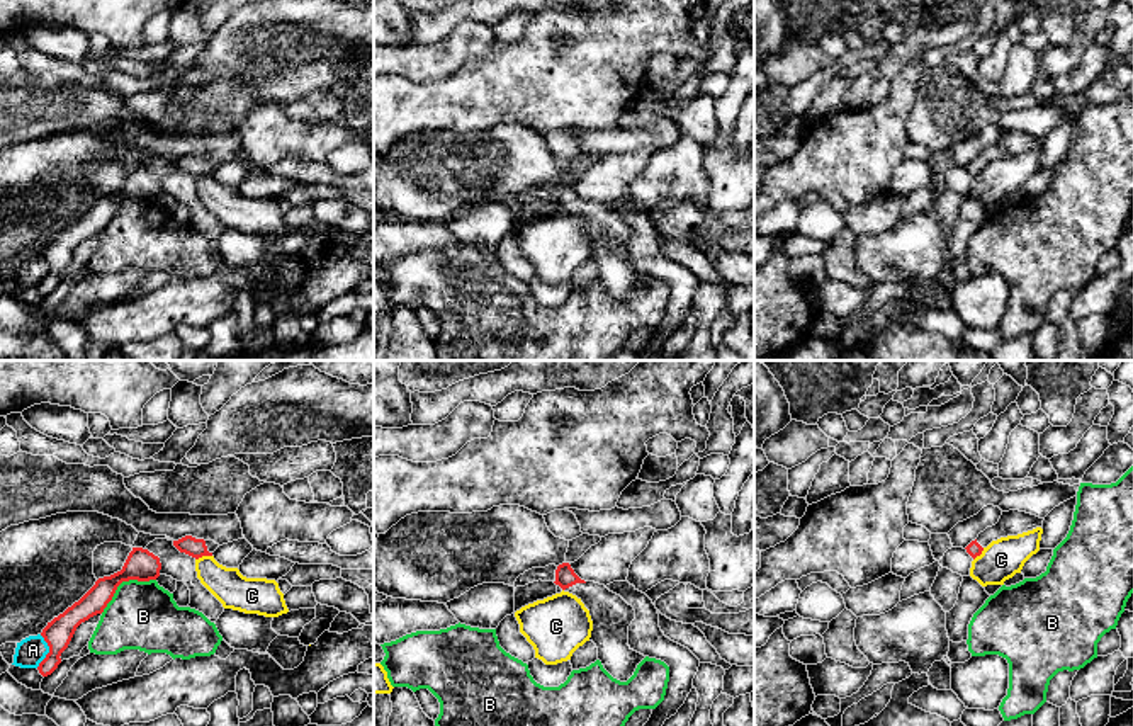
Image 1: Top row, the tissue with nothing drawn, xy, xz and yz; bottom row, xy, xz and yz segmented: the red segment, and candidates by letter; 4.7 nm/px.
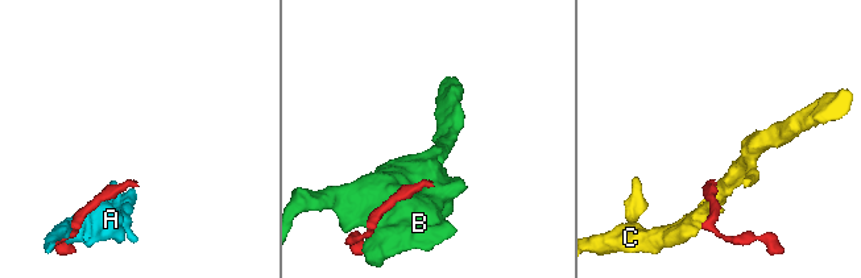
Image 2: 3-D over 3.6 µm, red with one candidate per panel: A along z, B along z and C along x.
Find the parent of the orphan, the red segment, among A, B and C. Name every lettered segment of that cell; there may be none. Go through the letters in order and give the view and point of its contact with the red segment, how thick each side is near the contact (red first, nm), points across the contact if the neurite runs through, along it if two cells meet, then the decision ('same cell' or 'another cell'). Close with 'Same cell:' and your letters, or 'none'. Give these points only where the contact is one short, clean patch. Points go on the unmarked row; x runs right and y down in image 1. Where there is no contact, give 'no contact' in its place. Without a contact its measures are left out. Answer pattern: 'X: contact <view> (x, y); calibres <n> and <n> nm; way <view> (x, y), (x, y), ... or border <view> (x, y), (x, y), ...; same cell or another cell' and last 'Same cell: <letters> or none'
A: contact xy (50, 271); calibres 140 and 140 nm; another cell
B: contact xy (123, 199); calibres 150 and 320 nm; another cell
C: contact xy (202, 174); calibres 90 and 170 nm; border xy (211, 174), (202, 174), (196, 179); another cell
Same cell: none

